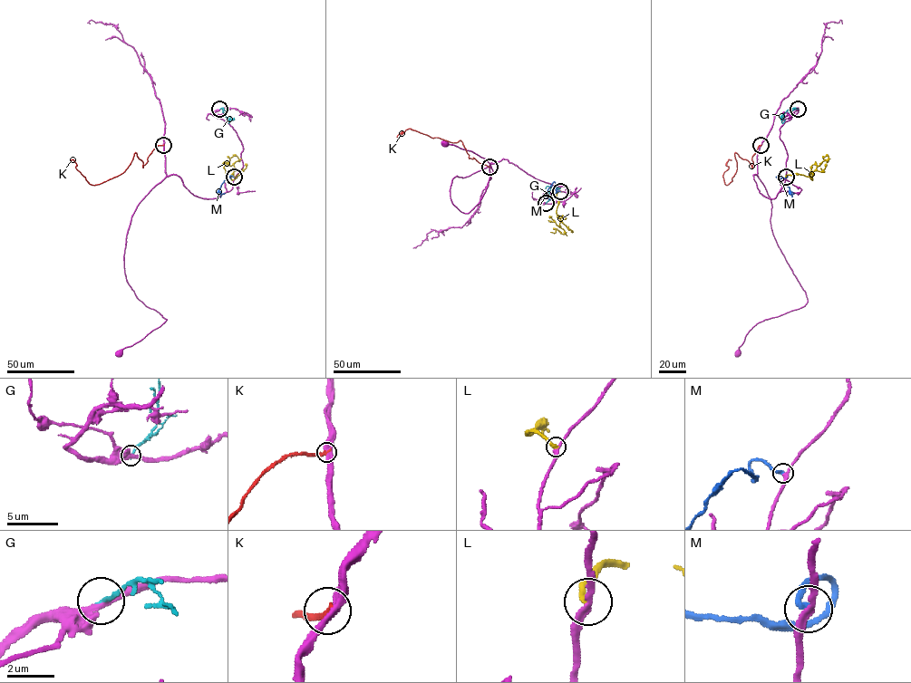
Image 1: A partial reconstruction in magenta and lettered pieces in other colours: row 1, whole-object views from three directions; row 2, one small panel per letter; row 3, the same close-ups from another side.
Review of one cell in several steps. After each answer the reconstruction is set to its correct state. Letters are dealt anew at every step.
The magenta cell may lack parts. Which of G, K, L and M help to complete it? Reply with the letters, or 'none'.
M

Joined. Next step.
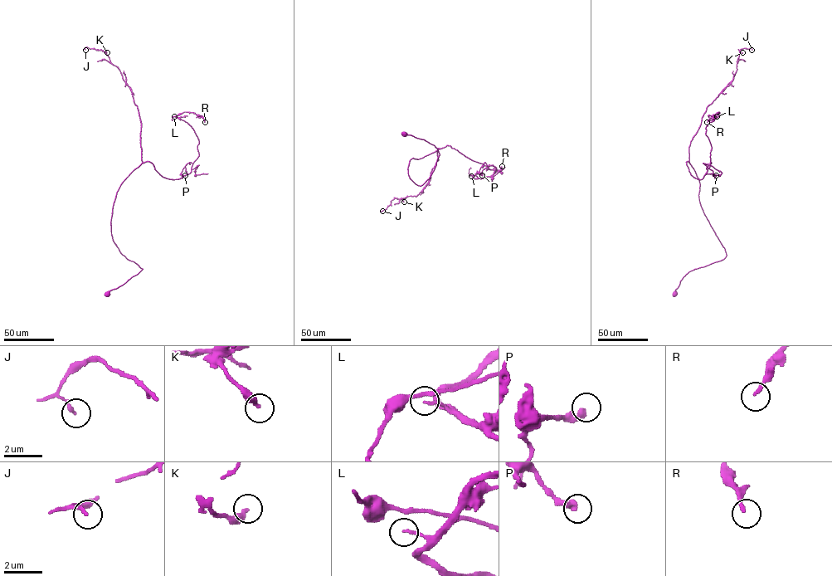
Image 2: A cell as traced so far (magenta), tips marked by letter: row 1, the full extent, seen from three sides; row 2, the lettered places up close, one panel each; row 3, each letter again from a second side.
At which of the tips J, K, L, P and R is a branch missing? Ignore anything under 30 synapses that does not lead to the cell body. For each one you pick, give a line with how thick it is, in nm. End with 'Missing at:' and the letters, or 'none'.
Missing at: none

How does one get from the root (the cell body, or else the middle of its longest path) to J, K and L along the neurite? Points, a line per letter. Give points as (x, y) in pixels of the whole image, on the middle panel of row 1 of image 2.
J: (404, 134), (440, 154), (420, 185), (408, 173), (411, 158), (439, 148), (419, 193), (394, 198), (382, 211)
K: (404, 134), (433, 144), (440, 153), (420, 185), (409, 178), (410, 160), (439, 148), (428, 182), (404, 202)
L: (404, 134), (440, 153), (430, 178), (416, 184), (410, 160), (447, 145), (496, 168), (471, 176)

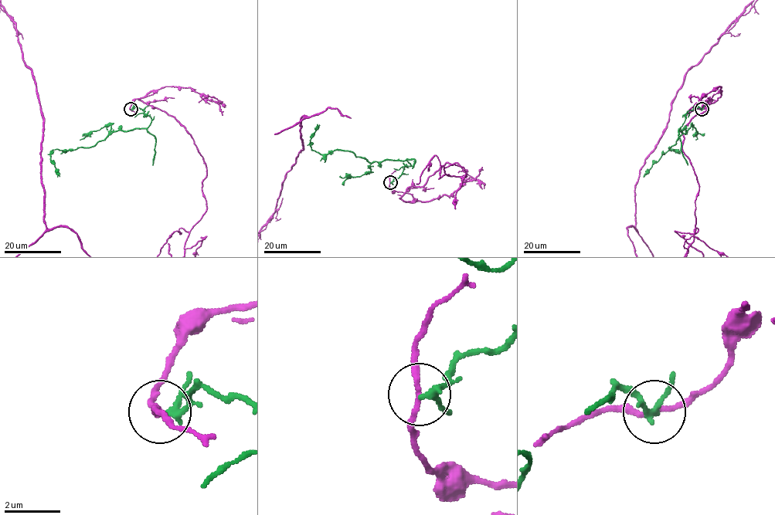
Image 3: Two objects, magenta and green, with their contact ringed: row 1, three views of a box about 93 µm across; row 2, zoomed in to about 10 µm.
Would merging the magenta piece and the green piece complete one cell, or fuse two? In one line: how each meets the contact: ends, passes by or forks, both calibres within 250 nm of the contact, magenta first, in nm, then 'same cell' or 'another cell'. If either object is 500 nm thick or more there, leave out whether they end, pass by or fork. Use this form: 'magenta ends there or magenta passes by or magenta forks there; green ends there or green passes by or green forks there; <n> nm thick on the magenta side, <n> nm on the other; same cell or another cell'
magenta passes by; green passes by; 160 nm thick on the magenta side, 180 nm on the other; another cell

